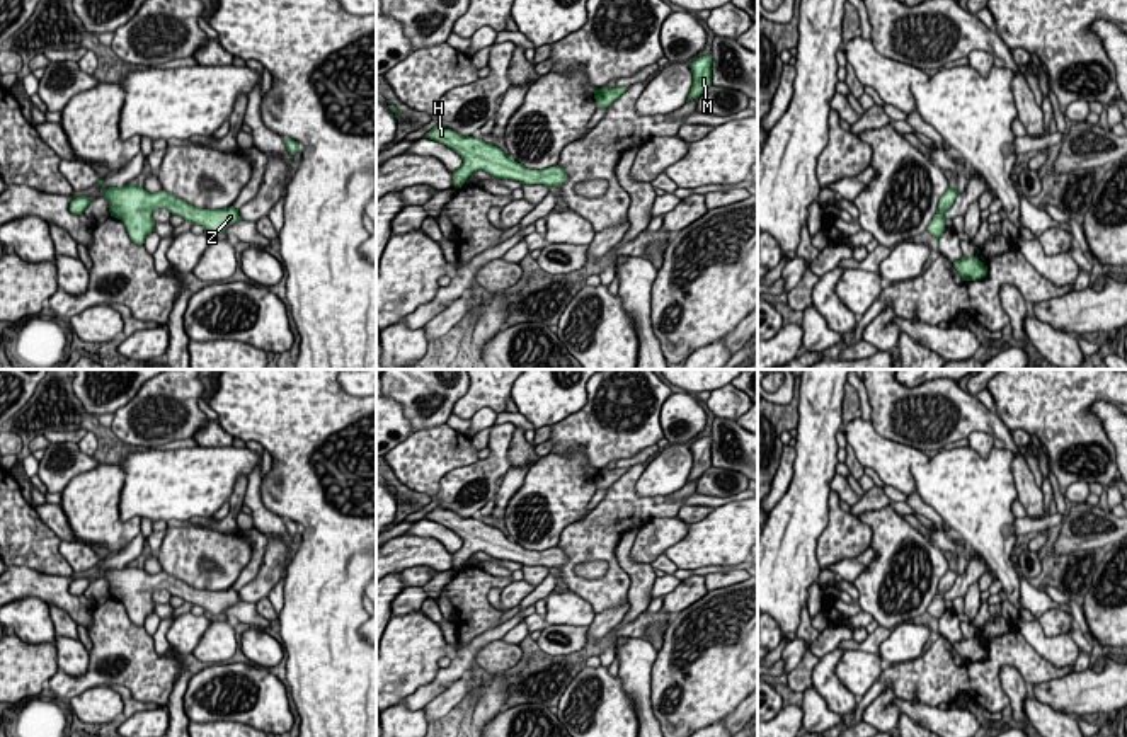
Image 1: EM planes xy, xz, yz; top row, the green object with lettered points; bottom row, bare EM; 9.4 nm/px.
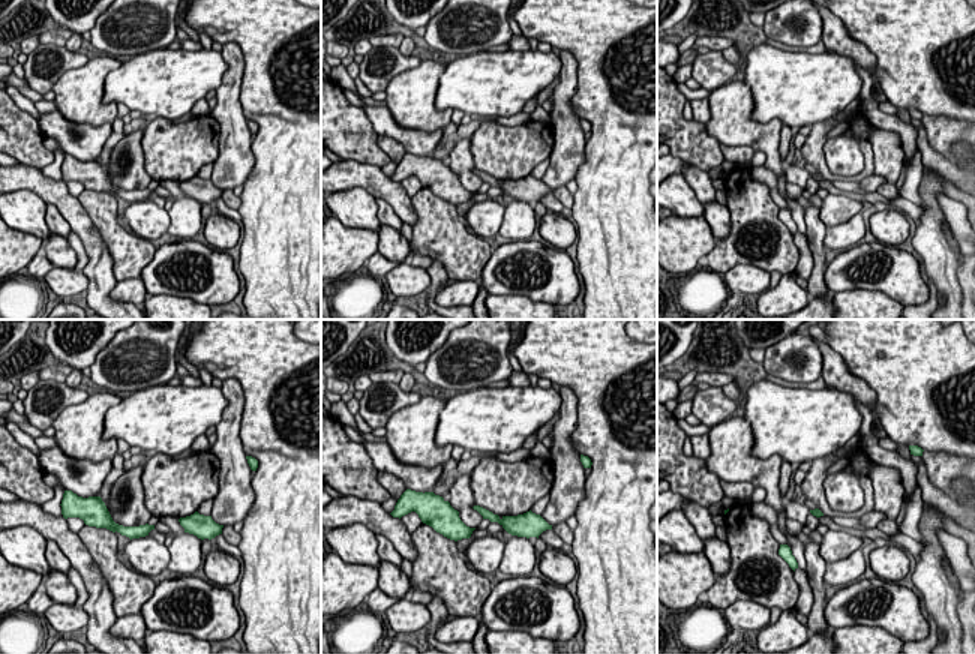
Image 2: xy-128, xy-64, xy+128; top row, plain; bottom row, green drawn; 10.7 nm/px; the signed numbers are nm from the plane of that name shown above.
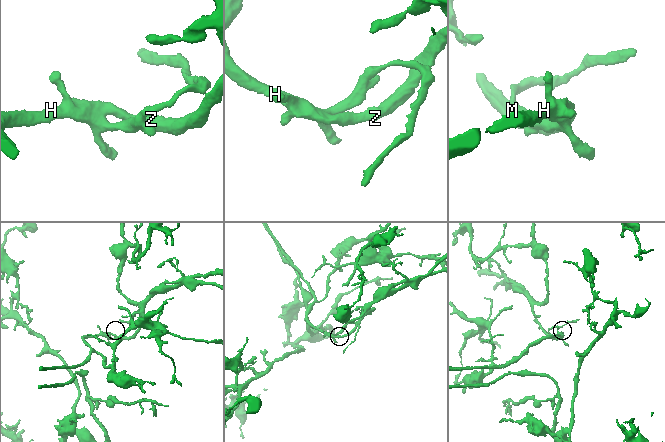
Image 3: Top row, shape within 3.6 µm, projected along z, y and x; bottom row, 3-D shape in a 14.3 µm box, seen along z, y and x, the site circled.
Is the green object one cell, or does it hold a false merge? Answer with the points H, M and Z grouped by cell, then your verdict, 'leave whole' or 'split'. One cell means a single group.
H M Z; leave whole

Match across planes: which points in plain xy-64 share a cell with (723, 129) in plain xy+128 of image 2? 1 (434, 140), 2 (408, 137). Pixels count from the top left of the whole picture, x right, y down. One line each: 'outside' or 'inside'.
1: outside
2: outside

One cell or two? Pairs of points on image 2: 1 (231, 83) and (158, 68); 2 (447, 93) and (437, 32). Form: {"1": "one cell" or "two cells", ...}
{"1": "two cells", "2": "two cells"}

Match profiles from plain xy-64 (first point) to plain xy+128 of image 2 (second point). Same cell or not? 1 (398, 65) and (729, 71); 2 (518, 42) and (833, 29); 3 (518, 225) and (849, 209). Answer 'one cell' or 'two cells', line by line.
1: one cell
2: one cell
3: two cells

